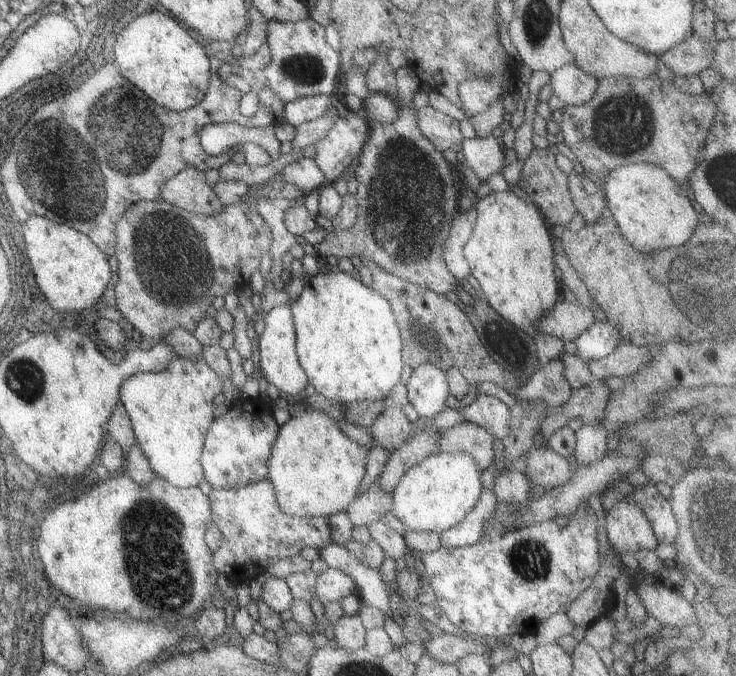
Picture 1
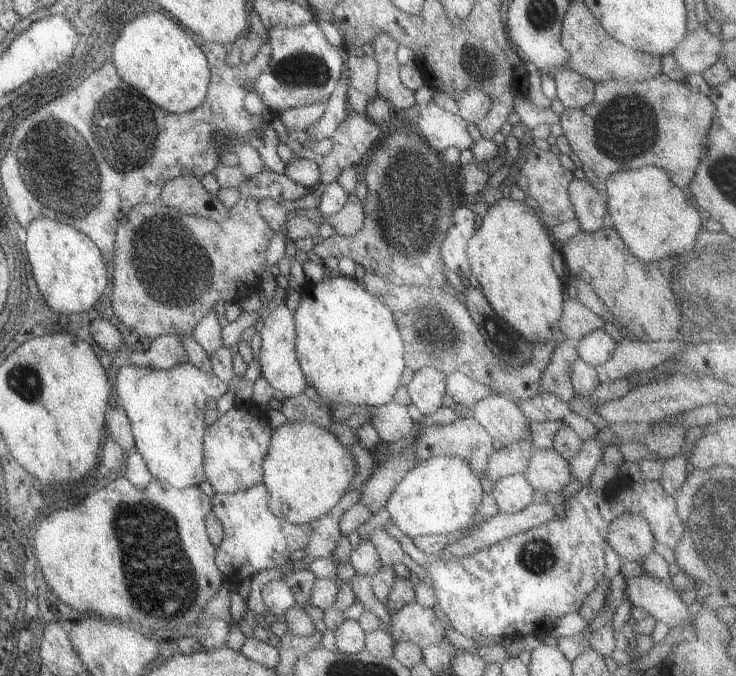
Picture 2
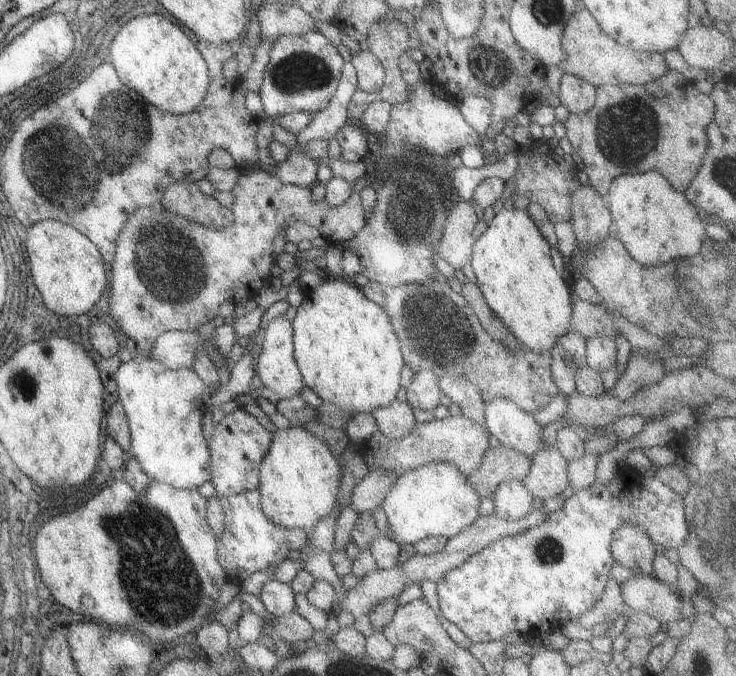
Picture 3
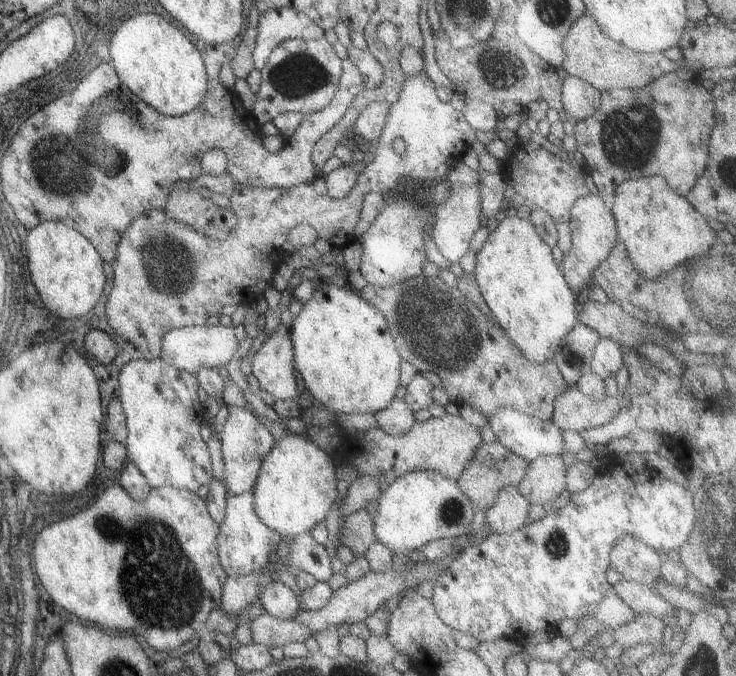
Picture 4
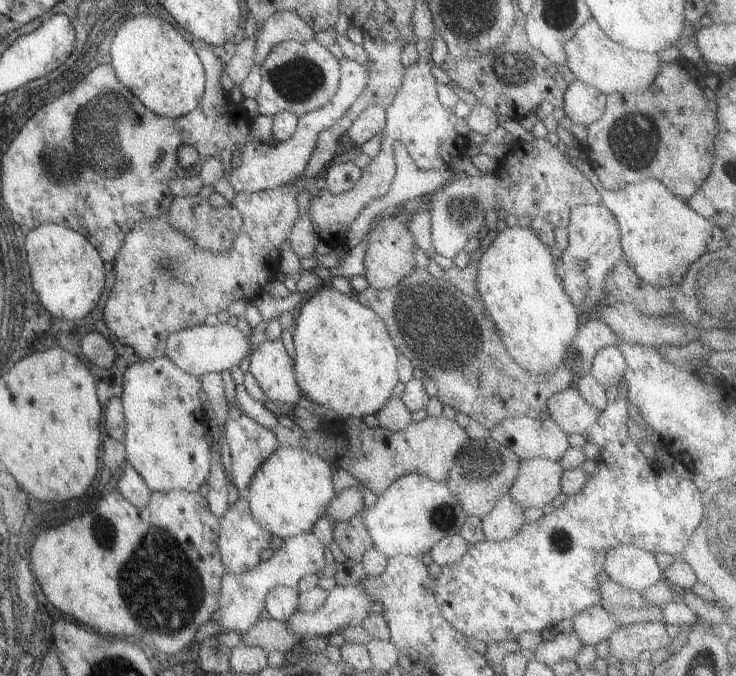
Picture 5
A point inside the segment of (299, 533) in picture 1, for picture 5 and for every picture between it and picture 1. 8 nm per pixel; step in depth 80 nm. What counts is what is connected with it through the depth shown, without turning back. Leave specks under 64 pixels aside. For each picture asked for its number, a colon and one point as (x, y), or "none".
2: (253, 539)
3: (249, 542)
4: (243, 542)
5: (240, 539)

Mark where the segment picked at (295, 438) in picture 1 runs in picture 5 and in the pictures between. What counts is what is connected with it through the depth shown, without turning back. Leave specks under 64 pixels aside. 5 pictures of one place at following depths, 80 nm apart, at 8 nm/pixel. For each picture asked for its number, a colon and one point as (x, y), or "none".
2: (305, 471)
3: (298, 477)
4: (295, 486)
5: (288, 492)

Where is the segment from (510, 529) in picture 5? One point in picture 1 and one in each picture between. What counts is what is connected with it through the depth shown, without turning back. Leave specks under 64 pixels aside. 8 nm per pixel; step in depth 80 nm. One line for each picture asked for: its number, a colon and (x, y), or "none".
1: (511, 487)
2: (511, 494)
3: (511, 500)
4: (509, 511)

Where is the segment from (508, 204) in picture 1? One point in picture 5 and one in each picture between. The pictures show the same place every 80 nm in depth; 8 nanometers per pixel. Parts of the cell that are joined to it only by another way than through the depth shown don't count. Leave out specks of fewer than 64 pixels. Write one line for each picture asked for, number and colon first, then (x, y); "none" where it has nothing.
2: (509, 254)
3: (510, 260)
4: (522, 287)
5: (515, 280)

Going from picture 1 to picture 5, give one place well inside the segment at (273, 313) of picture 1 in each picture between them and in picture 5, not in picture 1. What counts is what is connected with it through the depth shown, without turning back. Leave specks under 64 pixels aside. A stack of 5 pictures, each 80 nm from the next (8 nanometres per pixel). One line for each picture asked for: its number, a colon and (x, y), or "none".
2: (277, 361)
3: (275, 366)
4: (272, 365)
5: (269, 364)

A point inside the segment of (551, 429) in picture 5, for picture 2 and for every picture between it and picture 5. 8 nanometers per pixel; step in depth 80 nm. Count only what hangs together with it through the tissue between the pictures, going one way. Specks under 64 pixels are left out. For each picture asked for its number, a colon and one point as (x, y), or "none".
2: (501, 418)
3: (513, 428)
4: (527, 437)

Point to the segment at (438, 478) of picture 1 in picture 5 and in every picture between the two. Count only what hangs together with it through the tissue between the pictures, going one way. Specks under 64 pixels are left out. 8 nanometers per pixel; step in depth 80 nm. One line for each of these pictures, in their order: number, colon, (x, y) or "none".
2: (438, 496)
3: (434, 500)
4: (418, 506)
5: (414, 512)

